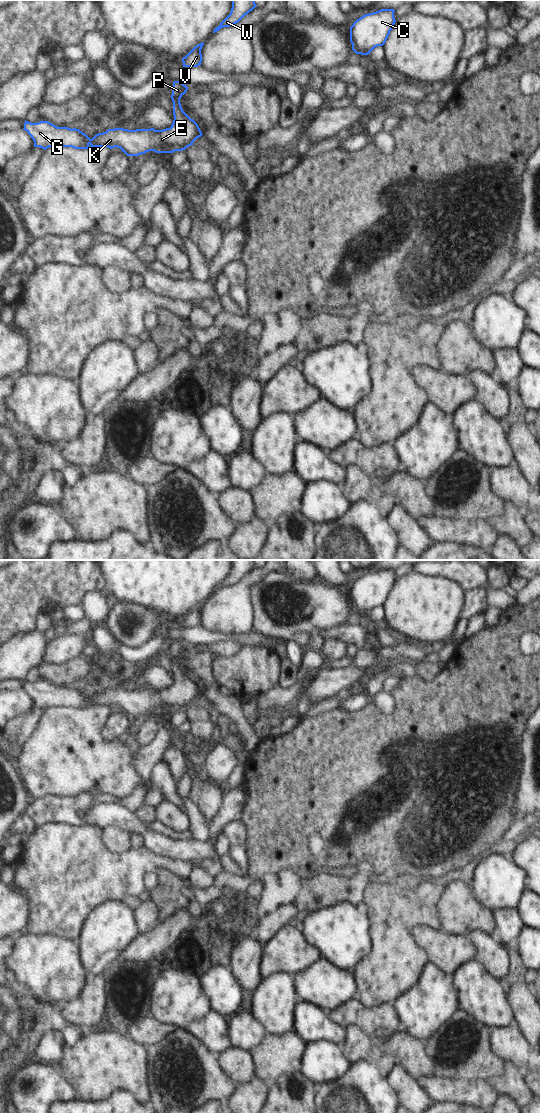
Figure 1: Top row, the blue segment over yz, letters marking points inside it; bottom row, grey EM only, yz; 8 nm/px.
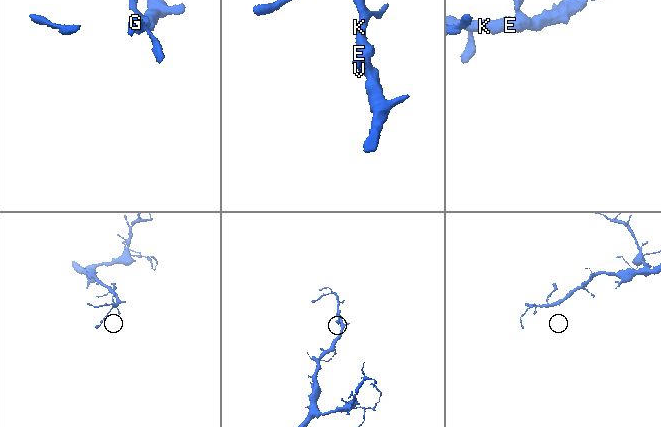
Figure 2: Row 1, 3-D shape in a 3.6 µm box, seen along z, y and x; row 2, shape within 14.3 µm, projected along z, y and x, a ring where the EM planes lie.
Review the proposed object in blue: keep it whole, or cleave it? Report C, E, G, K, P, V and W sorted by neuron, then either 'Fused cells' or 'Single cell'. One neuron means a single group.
Groups: C E G K P V W. Single cell.

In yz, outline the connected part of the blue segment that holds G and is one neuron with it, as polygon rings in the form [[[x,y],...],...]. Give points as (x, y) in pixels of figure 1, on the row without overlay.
[[[174,641],[171,659],[174,680],[170,688],[163,690],[123,688],[108,689],[90,699],[76,688],[57,687],[48,681],[31,683],[25,680],[24,690],[34,701],[34,707],[46,710],[49,707],[72,707],[88,709],[91,707],[120,708],[127,716],[138,716],[149,711],[173,713],[185,710],[203,694],[198,684],[182,669],[180,659],[188,647],[181,641]]]

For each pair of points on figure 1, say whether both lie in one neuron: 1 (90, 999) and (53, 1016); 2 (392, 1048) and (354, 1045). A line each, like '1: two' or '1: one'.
1: two
2: two

